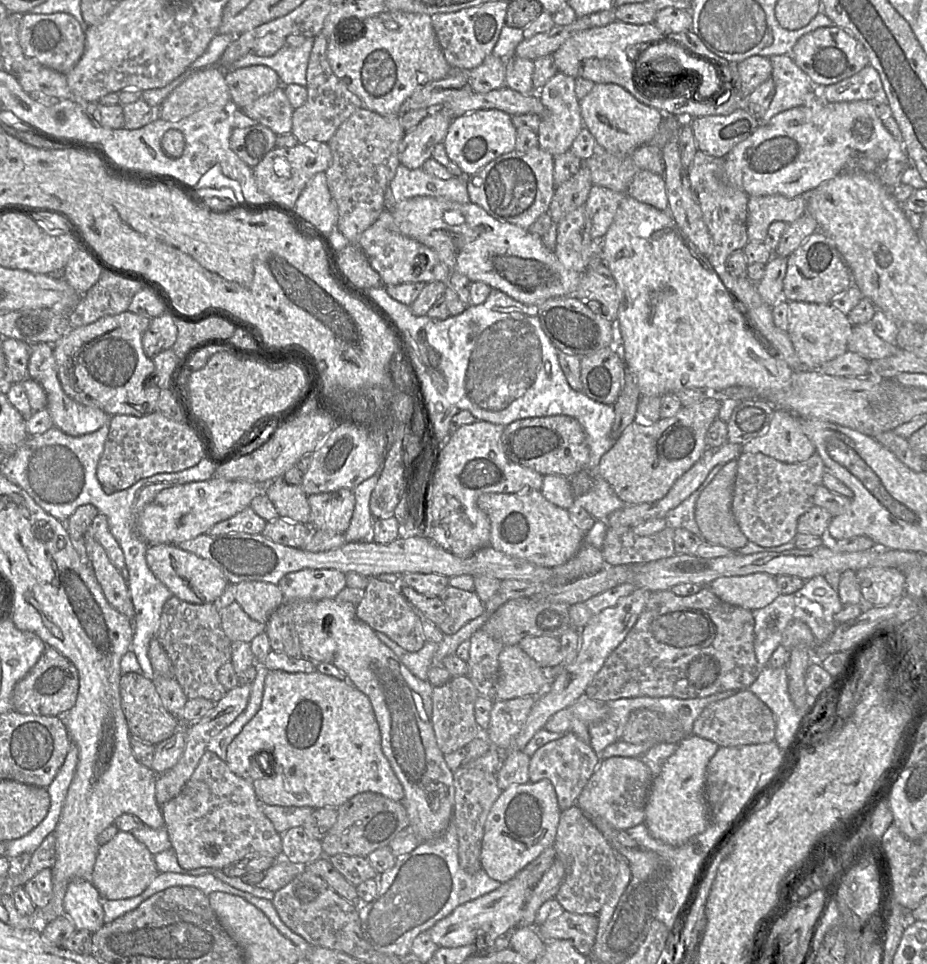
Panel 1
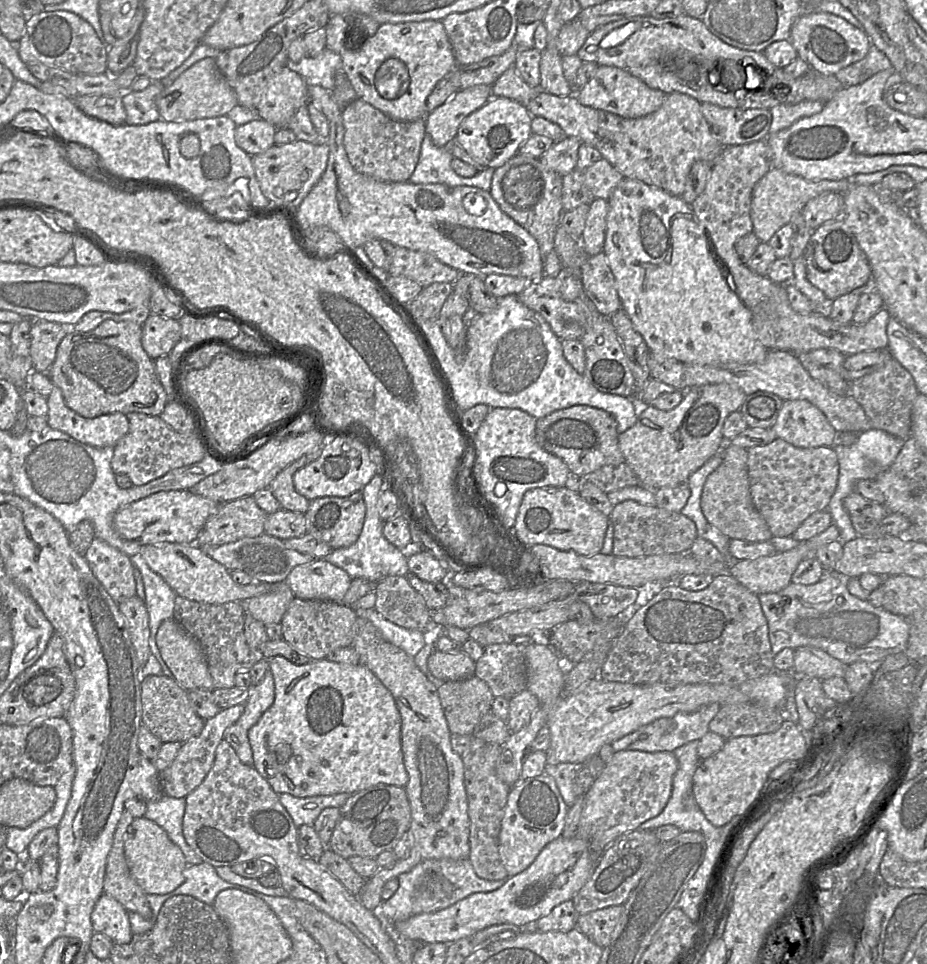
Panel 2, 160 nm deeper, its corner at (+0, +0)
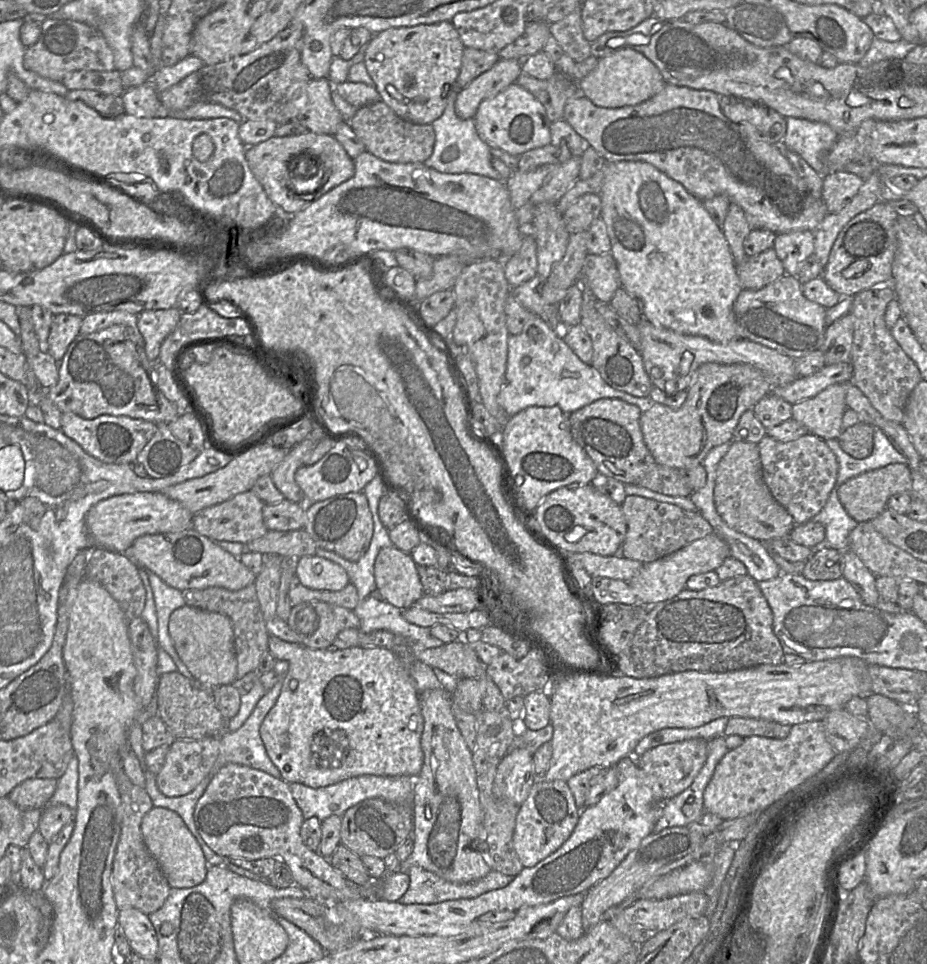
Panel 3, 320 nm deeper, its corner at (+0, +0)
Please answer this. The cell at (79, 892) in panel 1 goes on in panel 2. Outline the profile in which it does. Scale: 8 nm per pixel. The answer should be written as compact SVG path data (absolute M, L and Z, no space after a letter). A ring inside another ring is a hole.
M103 893L91 913L94 932L103 933L114 944L129 943L133 933L128 911L113 897Z

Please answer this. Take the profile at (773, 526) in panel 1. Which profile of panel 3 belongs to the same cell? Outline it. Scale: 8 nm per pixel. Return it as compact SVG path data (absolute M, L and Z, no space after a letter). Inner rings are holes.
M811 433L788 442L765 436L757 444L763 480L775 500L792 516L795 525L810 521L827 502L833 489L838 462L825 441Z

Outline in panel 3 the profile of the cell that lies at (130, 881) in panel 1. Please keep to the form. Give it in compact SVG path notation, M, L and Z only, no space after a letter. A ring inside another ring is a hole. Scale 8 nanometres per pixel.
M153 807L142 819L141 832L146 848L158 863L171 888L190 888L205 880L210 865L179 814L168 808Z

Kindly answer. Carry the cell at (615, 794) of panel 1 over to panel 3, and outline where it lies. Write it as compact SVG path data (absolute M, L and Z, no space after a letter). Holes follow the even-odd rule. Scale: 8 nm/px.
M694 738L661 745L636 757L637 764L645 772L657 777L662 789L662 799L669 800L688 788L702 769L707 758L708 741Z

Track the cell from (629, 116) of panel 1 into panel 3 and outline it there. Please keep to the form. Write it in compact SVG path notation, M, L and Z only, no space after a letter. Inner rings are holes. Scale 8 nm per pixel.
M625 48L598 60L596 67L579 80L580 94L594 105L604 108L621 108L640 104L666 85L657 67L643 54Z

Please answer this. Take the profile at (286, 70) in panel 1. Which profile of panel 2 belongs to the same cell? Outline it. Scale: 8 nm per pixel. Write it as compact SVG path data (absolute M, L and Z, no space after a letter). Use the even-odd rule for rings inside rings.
M327 48L316 56L305 56L298 62L289 61L287 67L298 73L307 85L317 85L328 91L348 81L342 72L340 54Z

